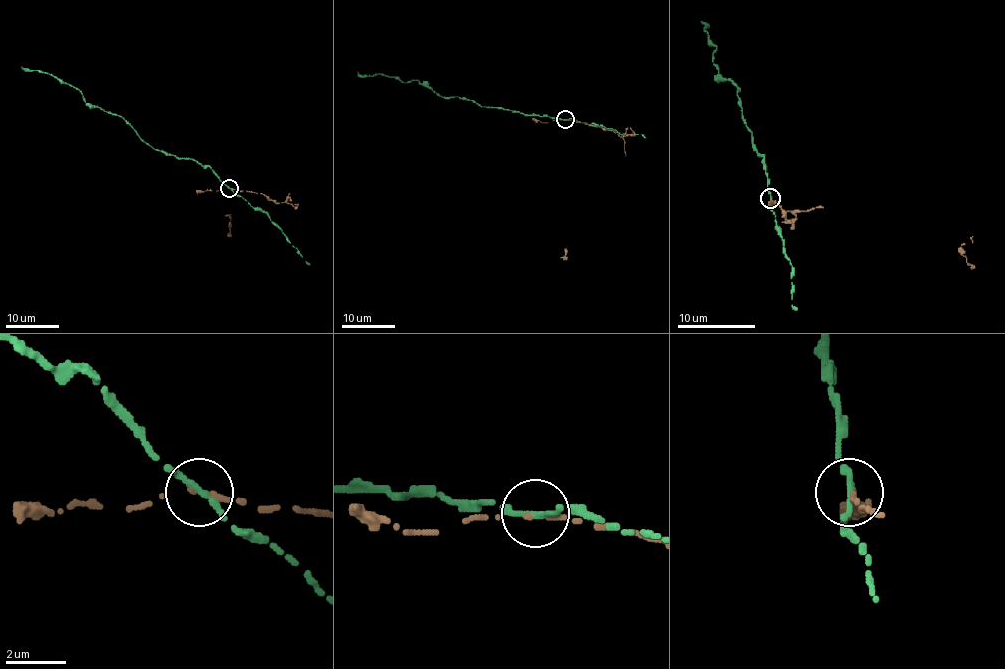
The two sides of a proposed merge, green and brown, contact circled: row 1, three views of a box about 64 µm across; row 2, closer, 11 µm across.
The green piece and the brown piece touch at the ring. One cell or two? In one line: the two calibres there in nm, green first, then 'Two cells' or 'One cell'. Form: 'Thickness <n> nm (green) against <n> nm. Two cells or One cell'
Thickness 280 nm (green) against 180 nm. Two cells

